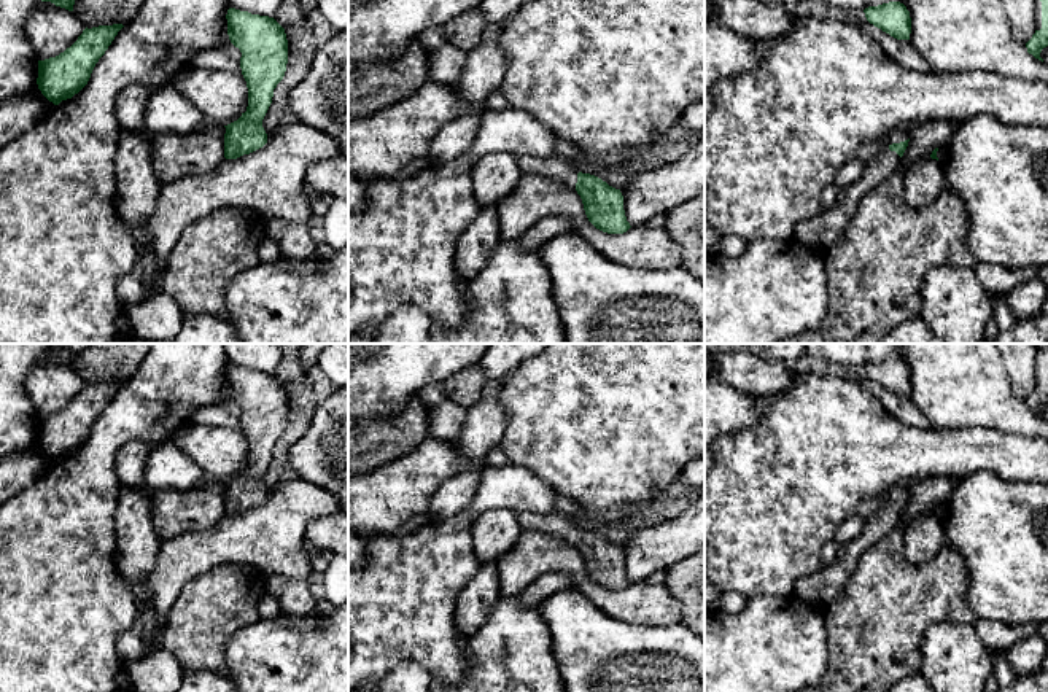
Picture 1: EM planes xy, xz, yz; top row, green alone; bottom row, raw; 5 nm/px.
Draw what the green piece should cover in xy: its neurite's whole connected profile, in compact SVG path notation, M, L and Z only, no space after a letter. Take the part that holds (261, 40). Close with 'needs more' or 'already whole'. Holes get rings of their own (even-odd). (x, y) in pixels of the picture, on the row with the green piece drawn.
M229 8L226 19L229 40L242 52L240 68L248 87L246 111L224 126L224 157L237 159L267 143L262 119L286 72L288 40L274 17Z; already whole

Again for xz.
M553 154L547 157L520 156L518 169L522 175L545 175L576 189L588 221L596 229L607 234L623 234L631 227L625 216L620 189L595 175L582 173L574 161Z; needs more

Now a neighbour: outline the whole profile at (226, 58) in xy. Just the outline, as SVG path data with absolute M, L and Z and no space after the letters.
M226 45L199 51L192 57L192 65L215 72L226 70L232 73L242 73L240 57L242 52L239 48L235 48L234 45Z

